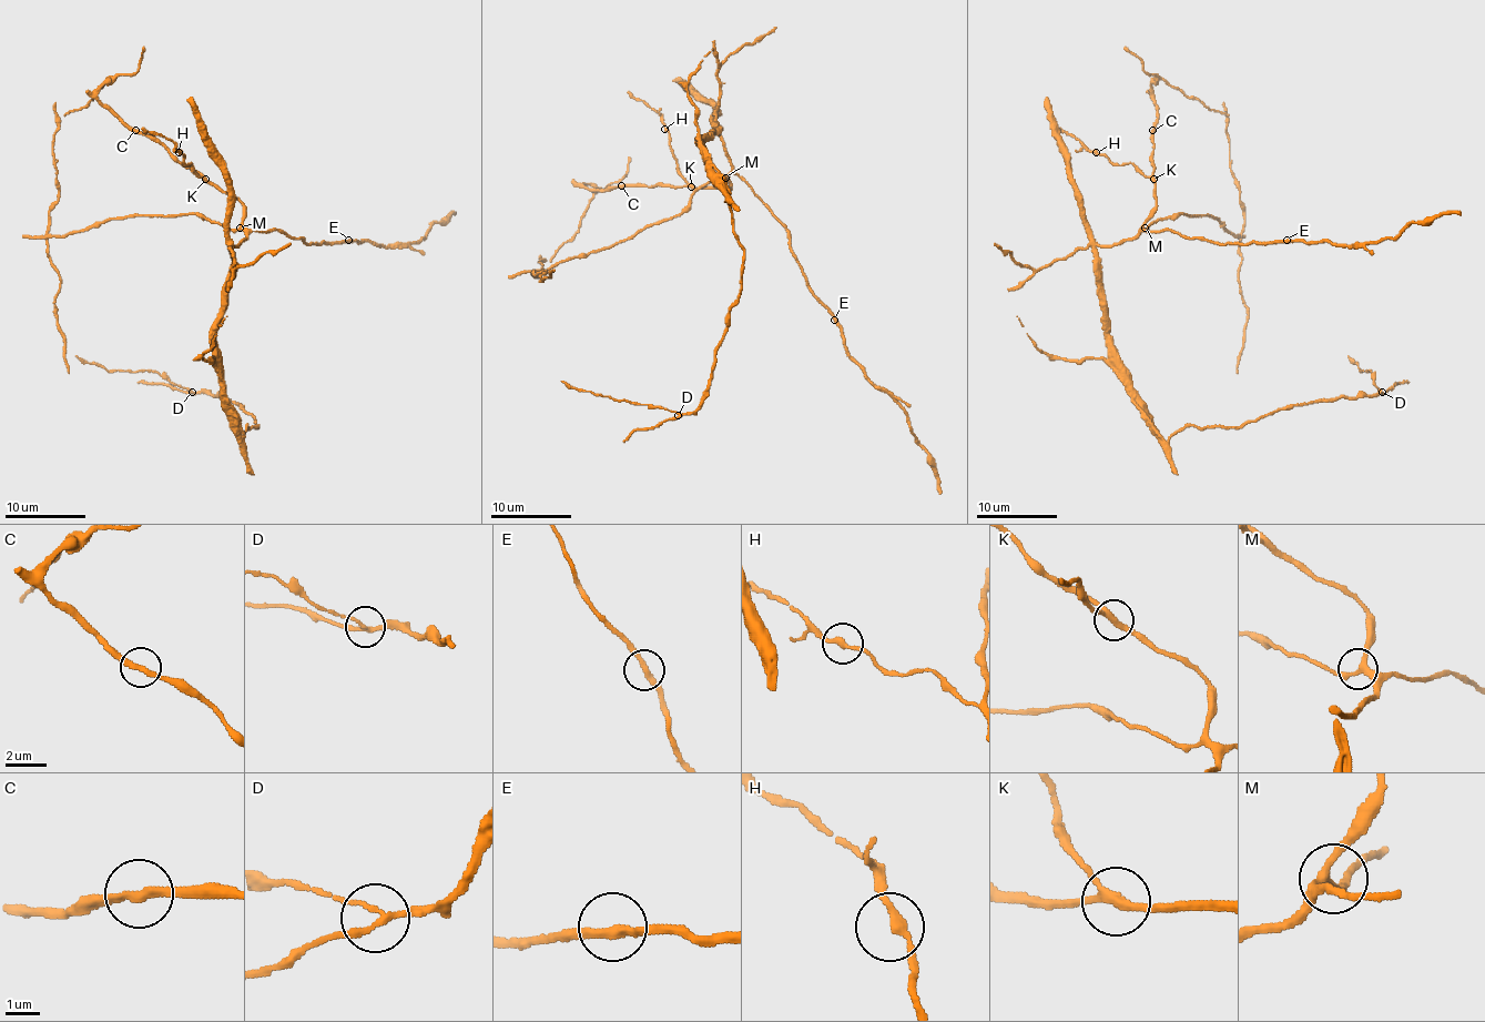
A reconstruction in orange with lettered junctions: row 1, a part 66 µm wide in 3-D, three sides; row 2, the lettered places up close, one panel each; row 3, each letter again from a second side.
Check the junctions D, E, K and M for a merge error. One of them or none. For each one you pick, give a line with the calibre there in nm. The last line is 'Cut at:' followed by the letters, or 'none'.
Cut at: none

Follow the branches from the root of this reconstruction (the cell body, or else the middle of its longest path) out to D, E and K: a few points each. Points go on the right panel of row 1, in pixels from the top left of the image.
D: (1108, 323), (1108, 363), (1125, 382), (1140, 414), (1165, 441), (1187, 426), (1244, 426), (1279, 407), (1382, 392)
E: (1108, 323), (1096, 266), (1098, 245), (1120, 243), (1142, 230), (1173, 230), (1187, 238), (1220, 243), (1287, 240)
K: (1108, 323), (1102, 309), (1102, 280), (1096, 266), (1096, 248), (1115, 245), (1137, 235), (1155, 205), (1152, 179)

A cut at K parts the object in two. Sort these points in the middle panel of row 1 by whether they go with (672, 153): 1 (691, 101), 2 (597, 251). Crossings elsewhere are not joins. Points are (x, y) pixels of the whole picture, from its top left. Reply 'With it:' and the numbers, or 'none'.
With it: none

